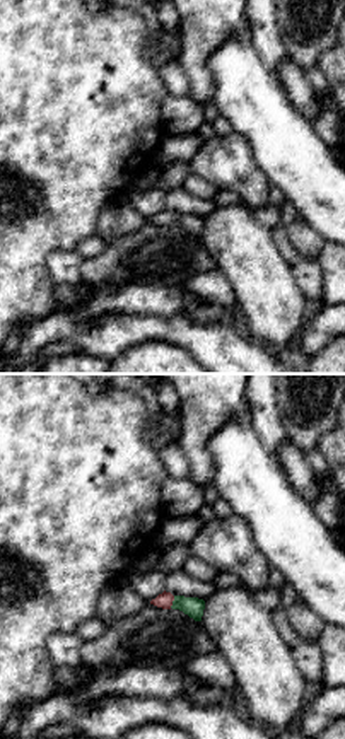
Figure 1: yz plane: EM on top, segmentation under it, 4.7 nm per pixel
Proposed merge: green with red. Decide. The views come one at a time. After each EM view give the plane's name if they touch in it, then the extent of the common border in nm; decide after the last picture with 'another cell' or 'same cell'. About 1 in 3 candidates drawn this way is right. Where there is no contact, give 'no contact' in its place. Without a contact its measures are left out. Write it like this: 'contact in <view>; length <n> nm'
contact in yz; length 60 nm

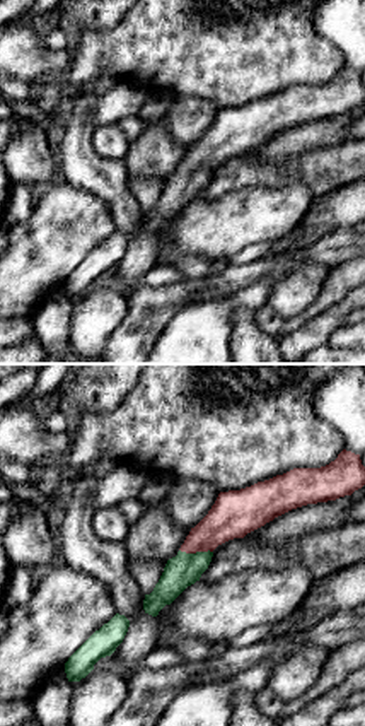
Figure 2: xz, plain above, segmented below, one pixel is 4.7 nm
contact in xz; length 160 nm

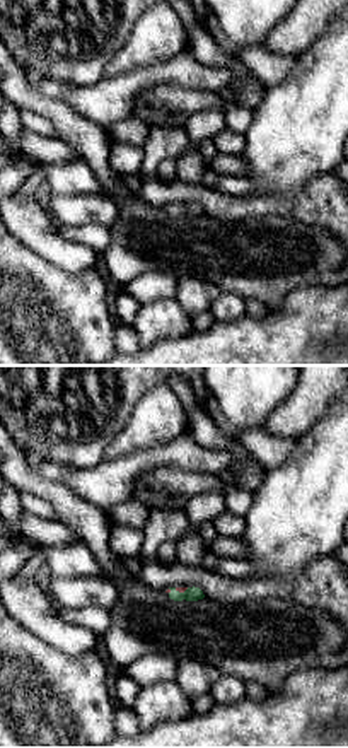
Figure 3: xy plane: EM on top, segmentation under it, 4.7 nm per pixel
contact in xy; length 70 nm

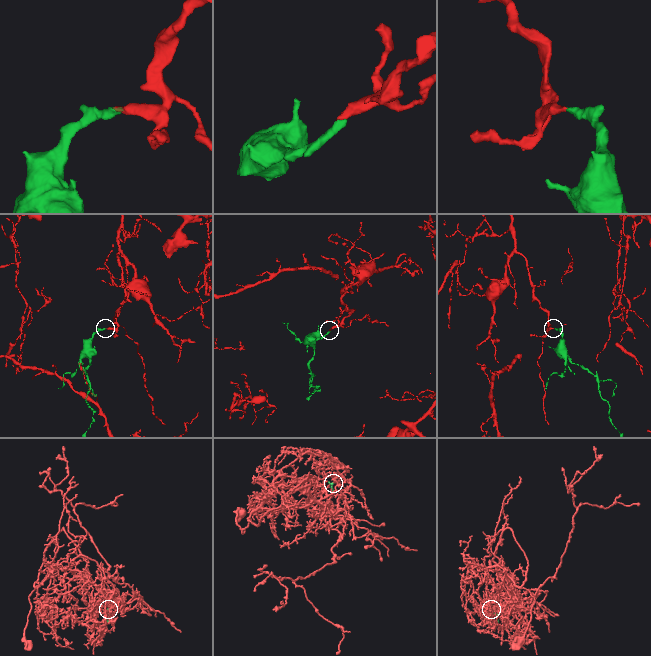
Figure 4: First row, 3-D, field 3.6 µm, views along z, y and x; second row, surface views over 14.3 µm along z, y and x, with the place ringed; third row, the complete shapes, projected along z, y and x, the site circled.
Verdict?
same cell

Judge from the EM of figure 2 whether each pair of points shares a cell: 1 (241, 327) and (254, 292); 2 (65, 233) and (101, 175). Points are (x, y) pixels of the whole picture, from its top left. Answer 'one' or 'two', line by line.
1: two
2: two

